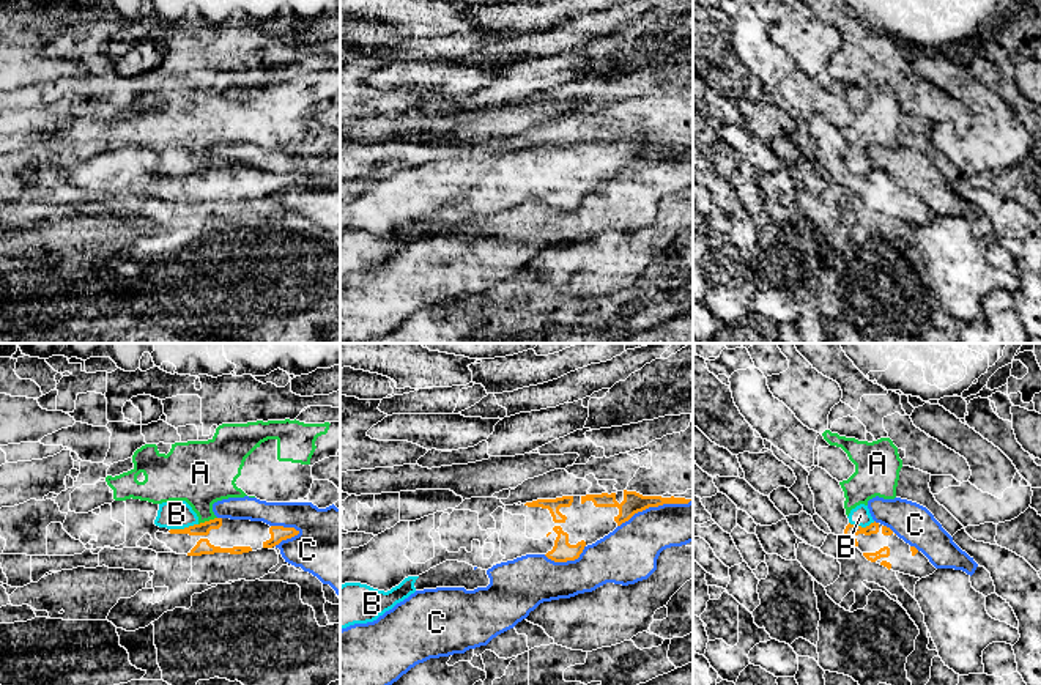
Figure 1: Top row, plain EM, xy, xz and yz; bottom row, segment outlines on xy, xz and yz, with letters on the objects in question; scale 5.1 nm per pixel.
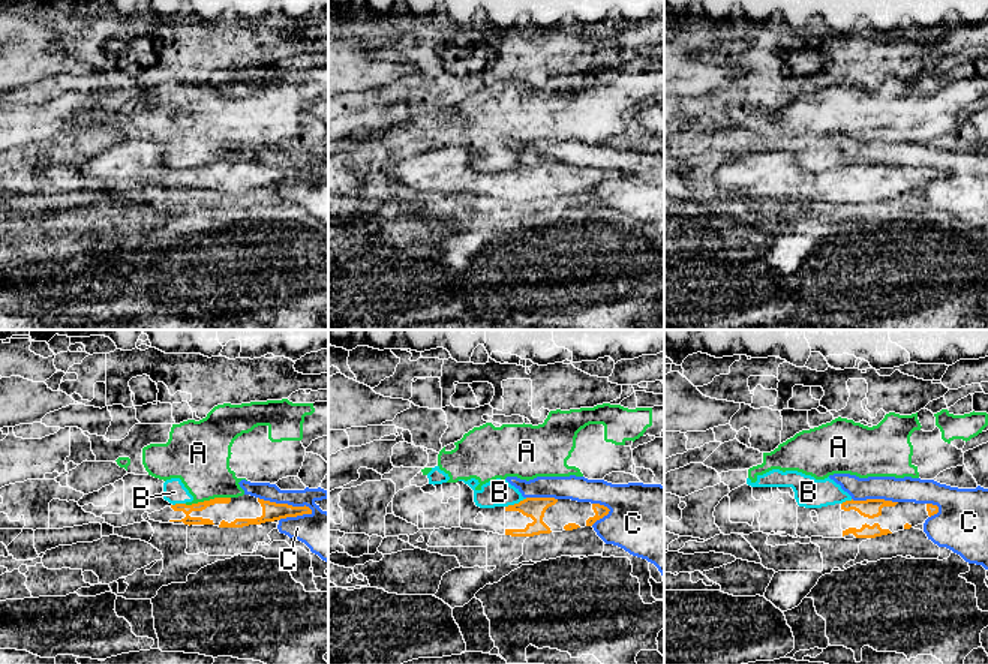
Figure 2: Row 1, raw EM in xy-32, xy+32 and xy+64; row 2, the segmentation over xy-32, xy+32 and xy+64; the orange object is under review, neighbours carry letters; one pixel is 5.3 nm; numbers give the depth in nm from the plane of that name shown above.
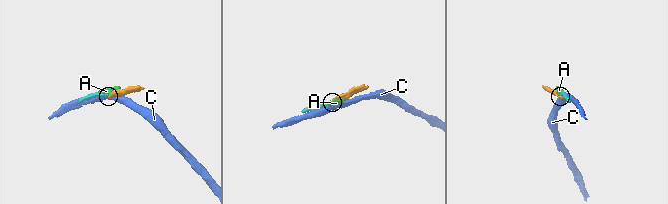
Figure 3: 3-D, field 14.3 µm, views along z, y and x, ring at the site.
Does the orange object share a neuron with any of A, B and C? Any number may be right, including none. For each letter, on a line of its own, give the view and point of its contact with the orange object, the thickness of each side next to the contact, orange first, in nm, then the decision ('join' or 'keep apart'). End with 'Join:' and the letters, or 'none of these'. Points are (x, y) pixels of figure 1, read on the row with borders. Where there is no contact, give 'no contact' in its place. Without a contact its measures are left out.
A: contact xy (207, 522); calibres 60 and 320 nm; keep apart
B: contact xy (185, 528); calibres 60 and 140 nm; keep apart
C: contact xz (654, 506); calibres 110 and 280 nm; keep apart
Join: none of these

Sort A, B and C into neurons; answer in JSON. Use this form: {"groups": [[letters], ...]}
{"groups": [["A", "B"], ["C"]]}

